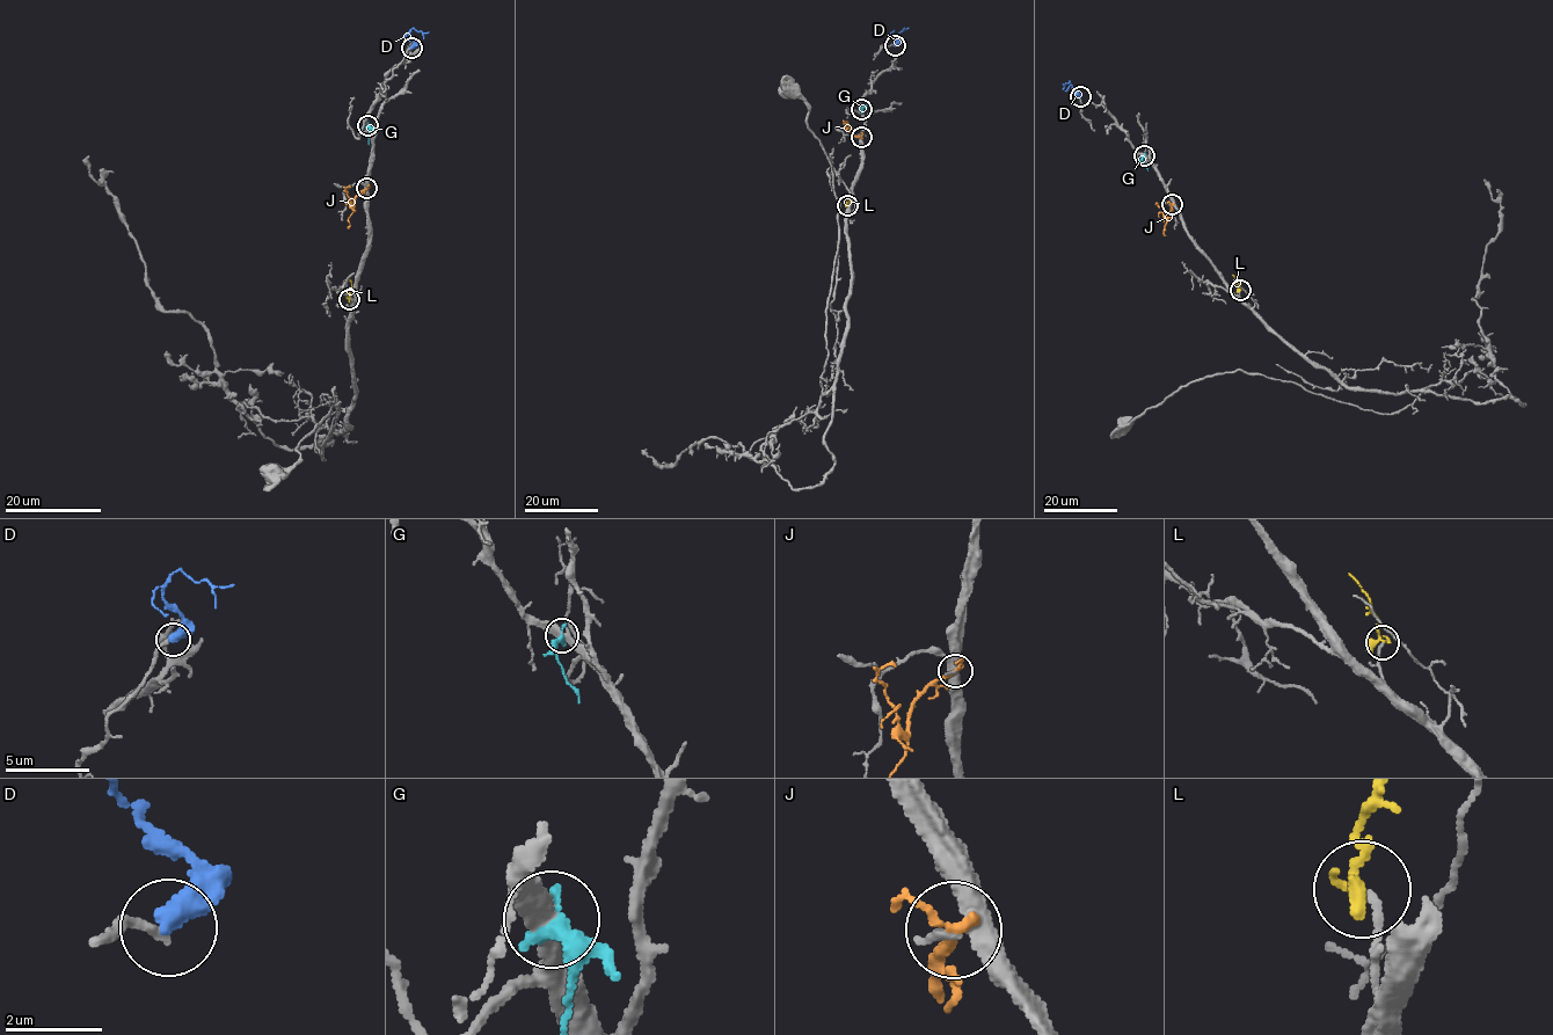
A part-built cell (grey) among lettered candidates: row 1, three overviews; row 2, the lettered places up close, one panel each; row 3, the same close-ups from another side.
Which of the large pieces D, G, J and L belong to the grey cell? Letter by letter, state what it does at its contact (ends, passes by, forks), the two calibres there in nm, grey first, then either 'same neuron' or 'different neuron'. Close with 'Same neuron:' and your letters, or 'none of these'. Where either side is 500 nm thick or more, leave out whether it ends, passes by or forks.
D: 200/500 nm | different neuron
G: it passes by | 440/320 nm | same neuron
J: it passes by | 340/200 nm | different neuron
L: it ends | 160/360 nm | same neuron
Same neuron: G, L

